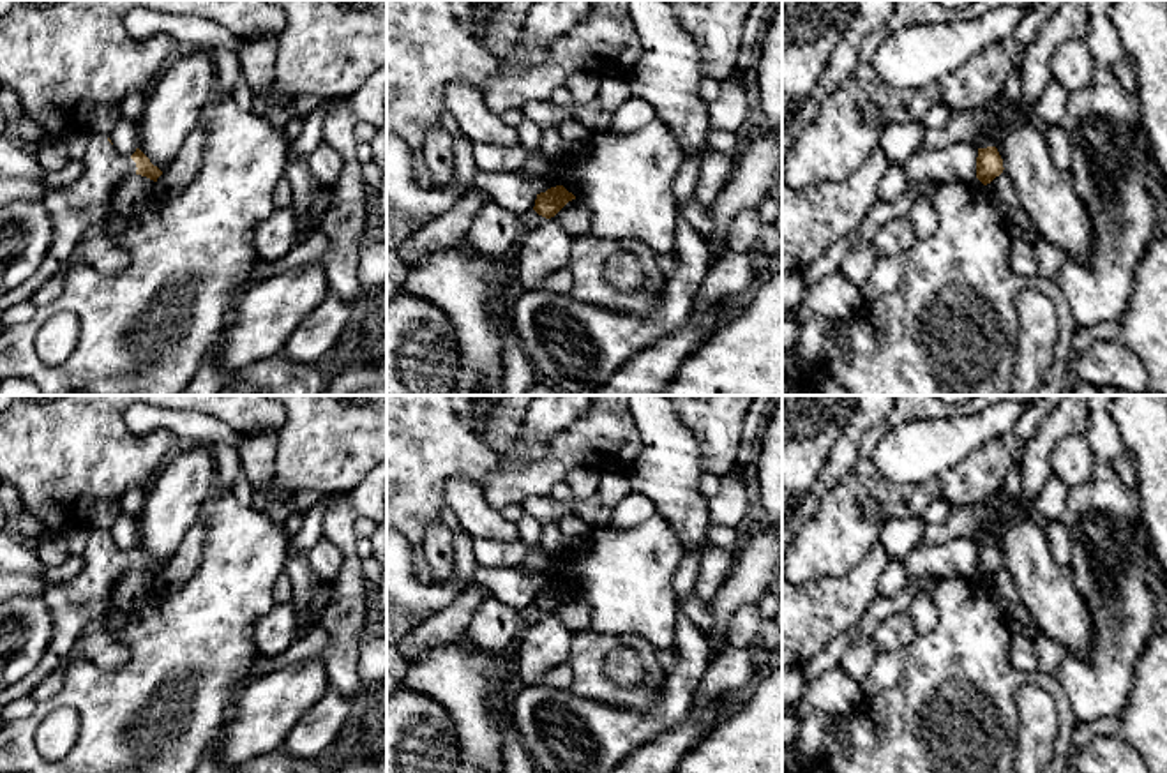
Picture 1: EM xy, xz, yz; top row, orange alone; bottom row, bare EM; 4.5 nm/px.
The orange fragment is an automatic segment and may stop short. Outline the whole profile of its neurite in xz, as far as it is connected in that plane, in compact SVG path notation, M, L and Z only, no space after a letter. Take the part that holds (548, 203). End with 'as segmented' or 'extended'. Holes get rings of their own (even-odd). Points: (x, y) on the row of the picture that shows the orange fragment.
M556 185L537 194L533 210L542 217L551 219L572 199L576 199L572 192L563 185Z; as segmented

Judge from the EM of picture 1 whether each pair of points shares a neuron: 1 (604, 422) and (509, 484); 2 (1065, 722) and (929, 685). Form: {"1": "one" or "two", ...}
{"1": "one", "2": "one"}

